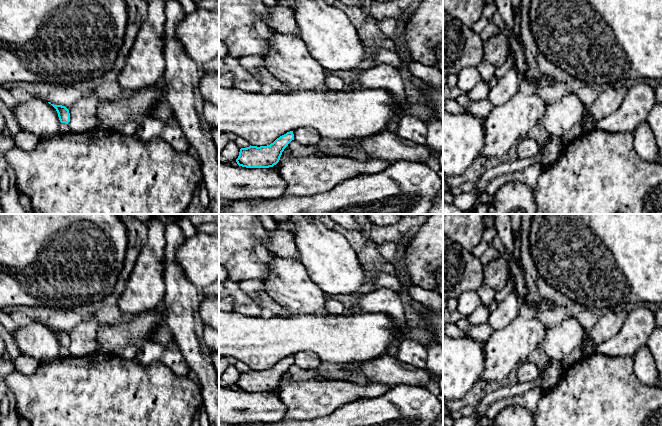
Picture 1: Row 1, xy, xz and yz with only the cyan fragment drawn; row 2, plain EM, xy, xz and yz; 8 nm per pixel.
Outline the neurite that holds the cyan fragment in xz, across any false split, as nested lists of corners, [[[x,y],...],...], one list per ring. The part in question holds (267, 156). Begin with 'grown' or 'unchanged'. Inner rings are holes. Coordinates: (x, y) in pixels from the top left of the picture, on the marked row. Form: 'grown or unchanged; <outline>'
unchanged; [[[293,131],[277,138],[273,143],[267,146],[249,146],[241,148],[236,162],[239,166],[246,168],[269,168],[276,165],[282,152],[288,144],[294,140]]]

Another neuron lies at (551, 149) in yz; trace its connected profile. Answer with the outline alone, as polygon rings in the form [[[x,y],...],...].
[[[549,136],[547,142],[541,148],[543,150],[541,165],[549,165],[554,163],[560,155],[560,139]]]

